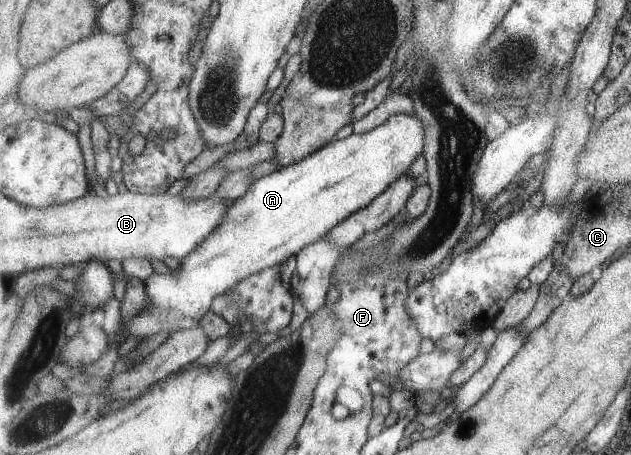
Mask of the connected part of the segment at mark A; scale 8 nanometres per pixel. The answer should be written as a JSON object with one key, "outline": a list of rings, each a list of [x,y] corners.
{"outline":[[[400,112],[393,114],[370,132],[352,133],[346,139],[335,140],[306,159],[260,178],[250,192],[238,198],[241,202],[229,211],[227,220],[209,237],[209,240],[188,256],[186,261],[180,263],[178,271],[168,271],[164,268],[154,270],[144,282],[146,294],[152,305],[150,310],[128,324],[120,322],[120,332],[110,338],[111,343],[114,338],[118,340],[119,334],[122,334],[121,343],[128,335],[148,337],[162,330],[176,332],[200,327],[200,318],[210,311],[212,300],[216,296],[226,293],[229,289],[238,291],[246,277],[286,261],[290,256],[322,239],[333,227],[371,204],[410,170],[410,166],[416,162],[420,154],[424,156],[426,144],[425,122],[416,113]]]}

